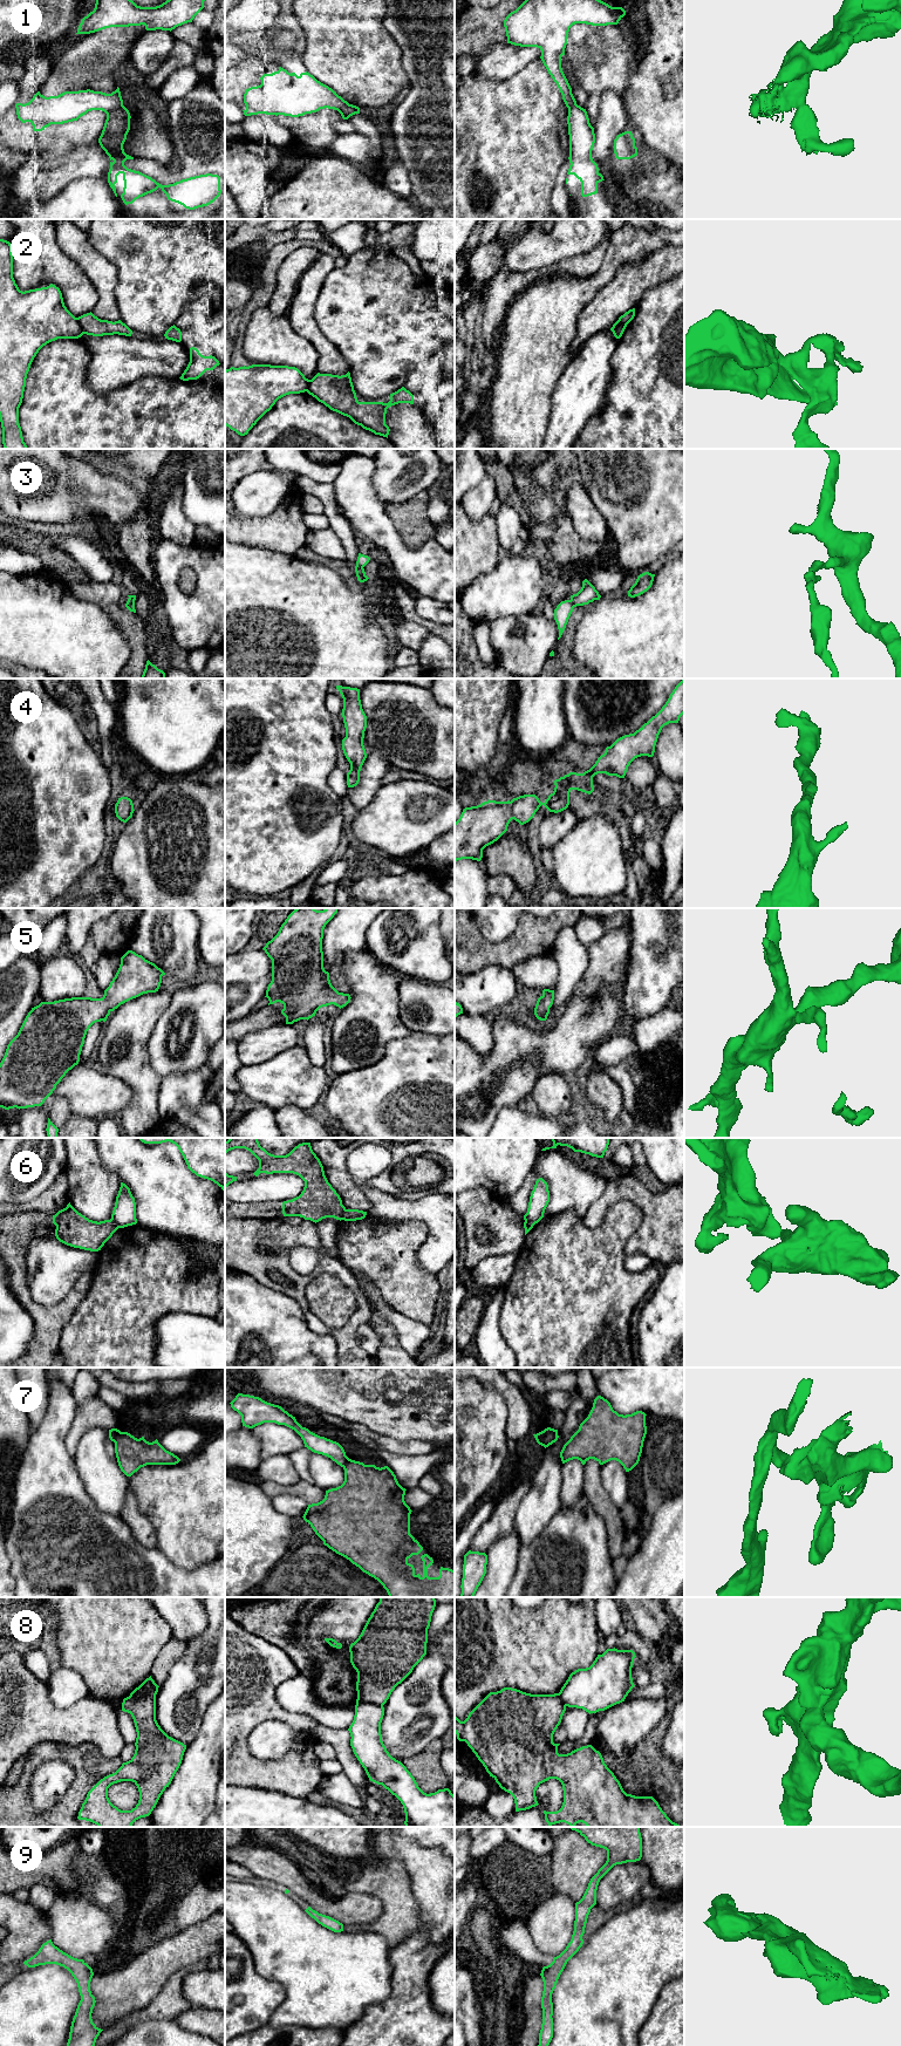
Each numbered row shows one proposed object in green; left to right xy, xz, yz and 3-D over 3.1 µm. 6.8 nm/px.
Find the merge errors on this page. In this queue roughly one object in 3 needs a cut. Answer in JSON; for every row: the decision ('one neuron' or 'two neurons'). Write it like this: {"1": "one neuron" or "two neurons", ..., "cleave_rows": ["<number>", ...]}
{"1": "two neurons", "2": "two neurons", "3": "two neurons", "4": "one neuron", "5": "one neuron", "6": "two neurons", "7": "two neurons", "8": "two neurons", "9": "one neuron", "cleave_rows": ["1", "2", "3", "6", "7", "8"]}

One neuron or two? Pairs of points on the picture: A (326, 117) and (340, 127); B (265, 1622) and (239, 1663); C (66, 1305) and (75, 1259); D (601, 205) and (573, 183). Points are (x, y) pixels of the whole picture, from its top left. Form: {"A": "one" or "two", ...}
{"A": "two", "B": "two", "C": "two", "D": "one"}

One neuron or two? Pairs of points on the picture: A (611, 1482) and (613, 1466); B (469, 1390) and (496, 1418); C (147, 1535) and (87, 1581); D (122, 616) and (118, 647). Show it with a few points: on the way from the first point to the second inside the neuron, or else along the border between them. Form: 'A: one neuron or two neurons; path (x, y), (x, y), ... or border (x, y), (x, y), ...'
A: one neuron; path (613, 1479), (613, 1470)
B: one neuron; path (475, 1397), (489, 1411)
C: two neurons; border (122, 1520), (138, 1541), (144, 1546), (155, 1548)
D: two neurons; border (103, 609), (117, 621), (127, 638), (130, 656)

